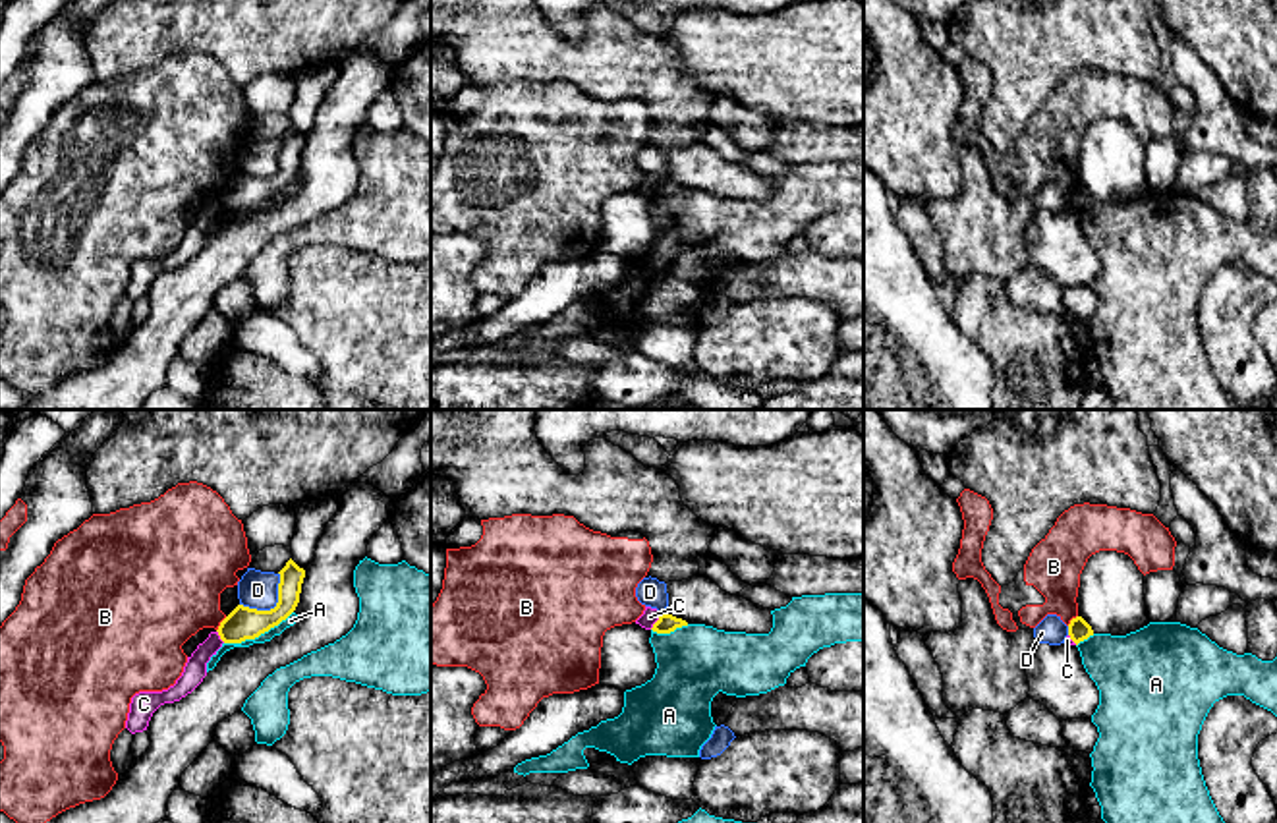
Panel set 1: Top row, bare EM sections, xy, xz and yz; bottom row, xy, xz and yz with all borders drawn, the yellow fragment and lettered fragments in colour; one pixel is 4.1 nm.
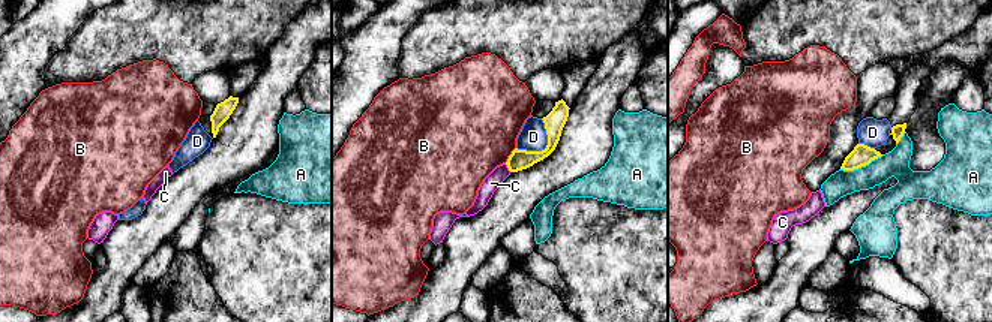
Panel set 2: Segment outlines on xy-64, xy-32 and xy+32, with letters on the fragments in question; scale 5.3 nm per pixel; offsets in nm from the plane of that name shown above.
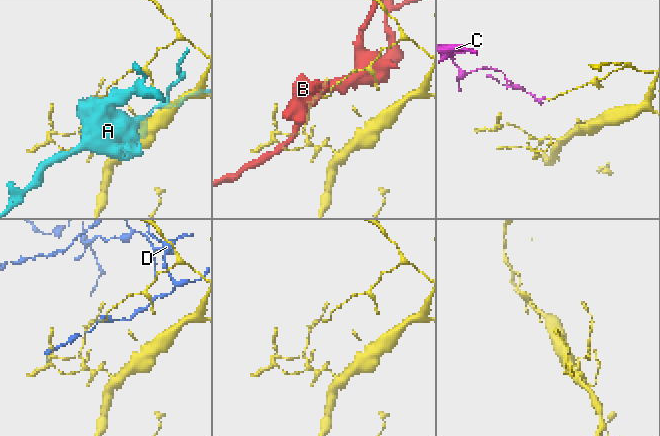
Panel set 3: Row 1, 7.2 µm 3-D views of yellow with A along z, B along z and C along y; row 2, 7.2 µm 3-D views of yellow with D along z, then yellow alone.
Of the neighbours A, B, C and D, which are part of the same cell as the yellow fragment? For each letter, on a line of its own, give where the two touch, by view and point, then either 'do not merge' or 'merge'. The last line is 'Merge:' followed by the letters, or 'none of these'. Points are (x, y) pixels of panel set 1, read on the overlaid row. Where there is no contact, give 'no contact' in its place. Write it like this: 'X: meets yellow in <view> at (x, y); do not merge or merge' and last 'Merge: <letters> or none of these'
A: meets yellow in xy at (257, 636); do not merge
B: meets yellow in xy at (221, 624); do not merge
C: meets yellow in xz at (657, 621); do not merge
D: meets yellow in xy at (275, 607); do not merge
Merge: none of these

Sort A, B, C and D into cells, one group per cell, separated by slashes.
A / B / C / D

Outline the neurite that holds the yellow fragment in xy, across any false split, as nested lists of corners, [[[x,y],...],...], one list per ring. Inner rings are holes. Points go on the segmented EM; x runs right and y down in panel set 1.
[[[292,558],[278,572],[278,603],[270,610],[257,610],[238,605],[218,626],[218,636],[224,643],[241,643],[255,639],[270,628],[286,620],[299,603],[301,583],[305,570],[299,568]]]

